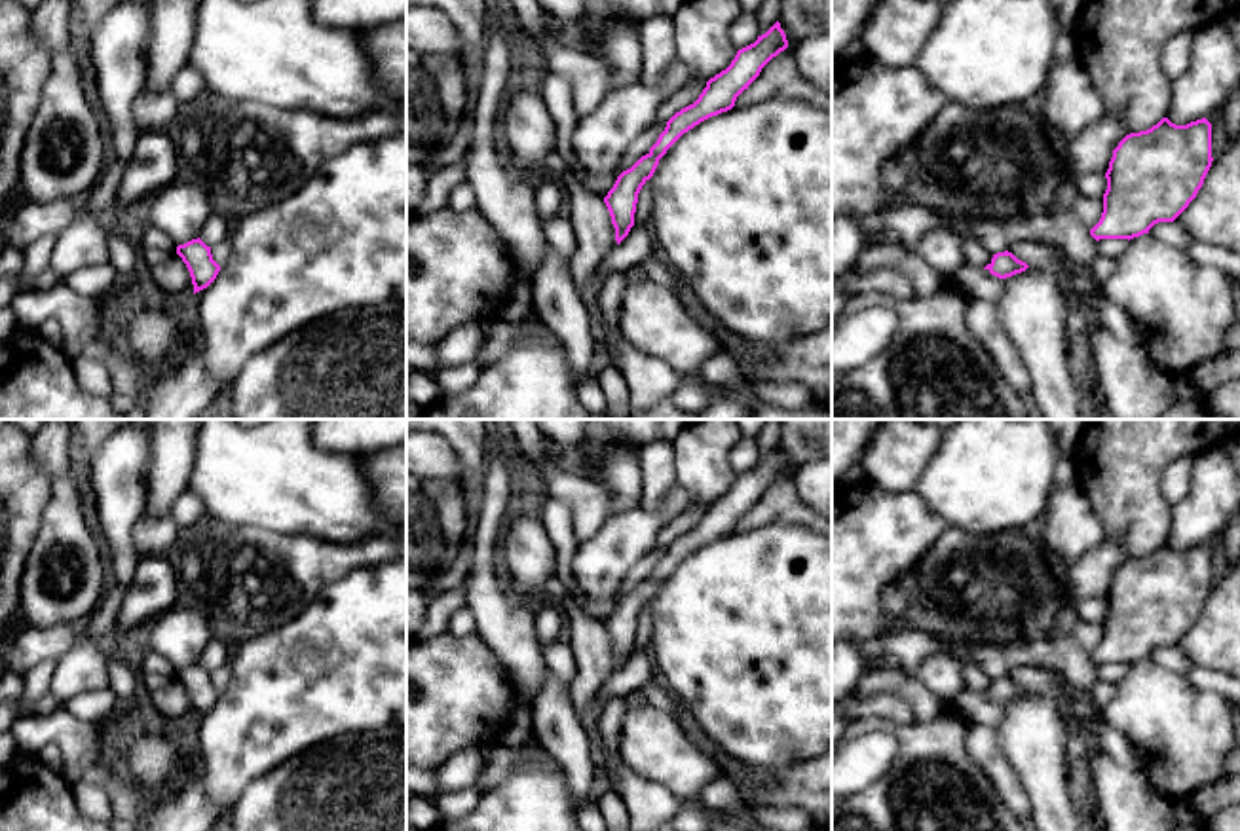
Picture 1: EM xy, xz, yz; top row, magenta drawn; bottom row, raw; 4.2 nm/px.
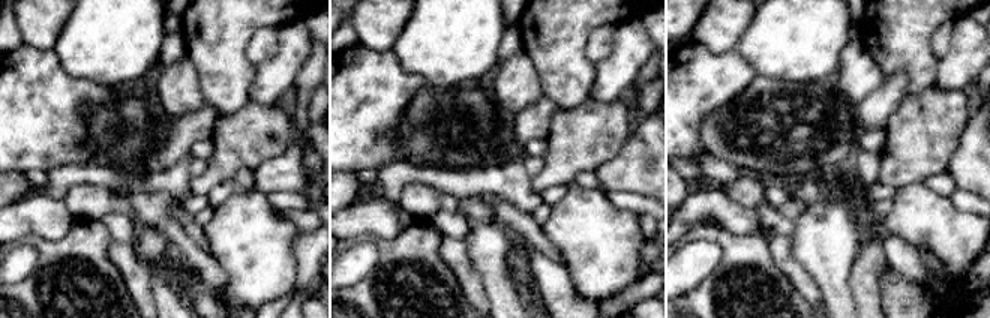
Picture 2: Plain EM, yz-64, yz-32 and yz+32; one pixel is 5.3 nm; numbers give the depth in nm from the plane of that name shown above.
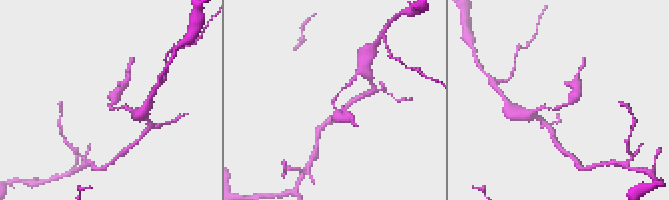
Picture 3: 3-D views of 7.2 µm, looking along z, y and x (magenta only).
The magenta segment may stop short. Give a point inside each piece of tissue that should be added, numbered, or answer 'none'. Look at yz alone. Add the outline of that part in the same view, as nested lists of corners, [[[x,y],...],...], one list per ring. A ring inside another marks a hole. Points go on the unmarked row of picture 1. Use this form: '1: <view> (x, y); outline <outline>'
none

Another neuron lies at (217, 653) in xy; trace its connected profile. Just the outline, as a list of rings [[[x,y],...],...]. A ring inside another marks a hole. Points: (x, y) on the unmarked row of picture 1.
[[[211,637],[207,647],[201,653],[199,664],[207,672],[213,672],[213,670],[224,666],[230,660],[230,656],[232,656],[232,647],[216,637]]]

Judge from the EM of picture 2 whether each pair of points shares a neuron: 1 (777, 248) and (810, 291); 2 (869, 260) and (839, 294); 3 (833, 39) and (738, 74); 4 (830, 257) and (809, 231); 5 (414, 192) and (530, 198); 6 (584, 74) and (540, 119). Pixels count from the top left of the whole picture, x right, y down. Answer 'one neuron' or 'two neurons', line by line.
1: one neuron
2: two neurons
3: two neurons
4: one neuron
5: two neurons
6: two neurons

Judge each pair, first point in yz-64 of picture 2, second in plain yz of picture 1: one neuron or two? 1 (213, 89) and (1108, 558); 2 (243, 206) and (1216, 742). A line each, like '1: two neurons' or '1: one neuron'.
1: two neurons
2: one neuron

